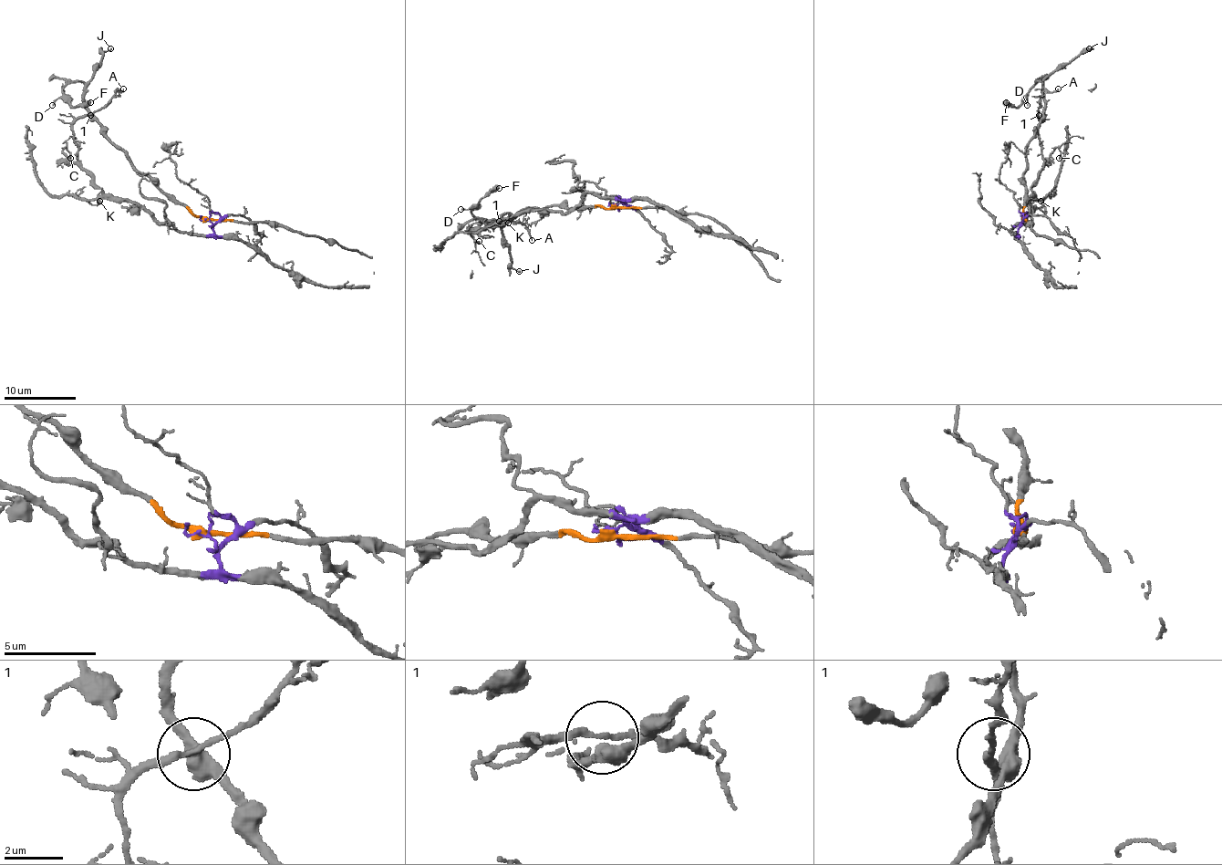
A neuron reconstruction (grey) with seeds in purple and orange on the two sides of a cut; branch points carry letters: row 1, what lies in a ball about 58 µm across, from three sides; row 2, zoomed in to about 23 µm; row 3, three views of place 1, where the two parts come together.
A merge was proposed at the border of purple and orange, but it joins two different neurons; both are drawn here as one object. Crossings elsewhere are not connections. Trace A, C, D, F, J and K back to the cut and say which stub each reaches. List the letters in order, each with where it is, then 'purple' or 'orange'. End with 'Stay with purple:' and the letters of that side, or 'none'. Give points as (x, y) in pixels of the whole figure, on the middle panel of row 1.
A: at (532, 240); purple
C: at (479, 241); purple
D: at (460, 209); orange
F: at (499, 188); orange
J: at (519, 271); orange
K: at (508, 223); purple
Stay with purple: A, C, K

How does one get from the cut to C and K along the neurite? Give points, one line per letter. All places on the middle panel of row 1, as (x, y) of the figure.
C: (616, 204), (621, 199), (601, 199), (588, 193), (563, 213), (505, 213), (471, 235), (480, 241)
K: (616, 204), (621, 199), (601, 199), (588, 193), (563, 213), (517, 212), (498, 223), (509, 223)

